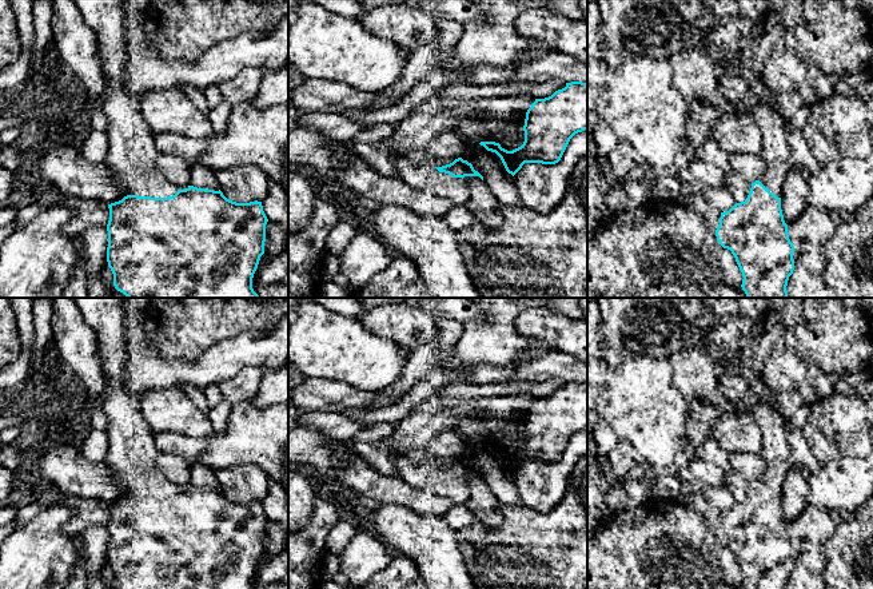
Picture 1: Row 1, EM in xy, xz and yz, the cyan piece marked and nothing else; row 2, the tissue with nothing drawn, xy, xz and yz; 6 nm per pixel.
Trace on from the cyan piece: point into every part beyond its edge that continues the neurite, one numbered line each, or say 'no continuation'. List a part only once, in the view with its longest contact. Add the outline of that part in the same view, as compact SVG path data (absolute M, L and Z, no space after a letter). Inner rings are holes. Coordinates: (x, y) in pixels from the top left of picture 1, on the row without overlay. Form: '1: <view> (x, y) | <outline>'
1: xy (132, 454) | M72 298L85 323L95 331L96 349L100 355L100 369L104 378L101 410L108 418L109 451L105 462L112 469L116 483L125 494L168 497L178 487L160 471L156 458L160 454L155 445L155 434L144 421L132 394L124 381L125 362L133 346L125 341L125 319L123 298Z

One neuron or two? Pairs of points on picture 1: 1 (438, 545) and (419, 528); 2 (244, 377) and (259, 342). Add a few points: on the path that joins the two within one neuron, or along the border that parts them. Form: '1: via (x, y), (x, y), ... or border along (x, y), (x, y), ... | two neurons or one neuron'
1: via (433, 542), (423, 533) | one neuron
2: border along (260, 366), (244, 366), (220, 382) | two neurons

